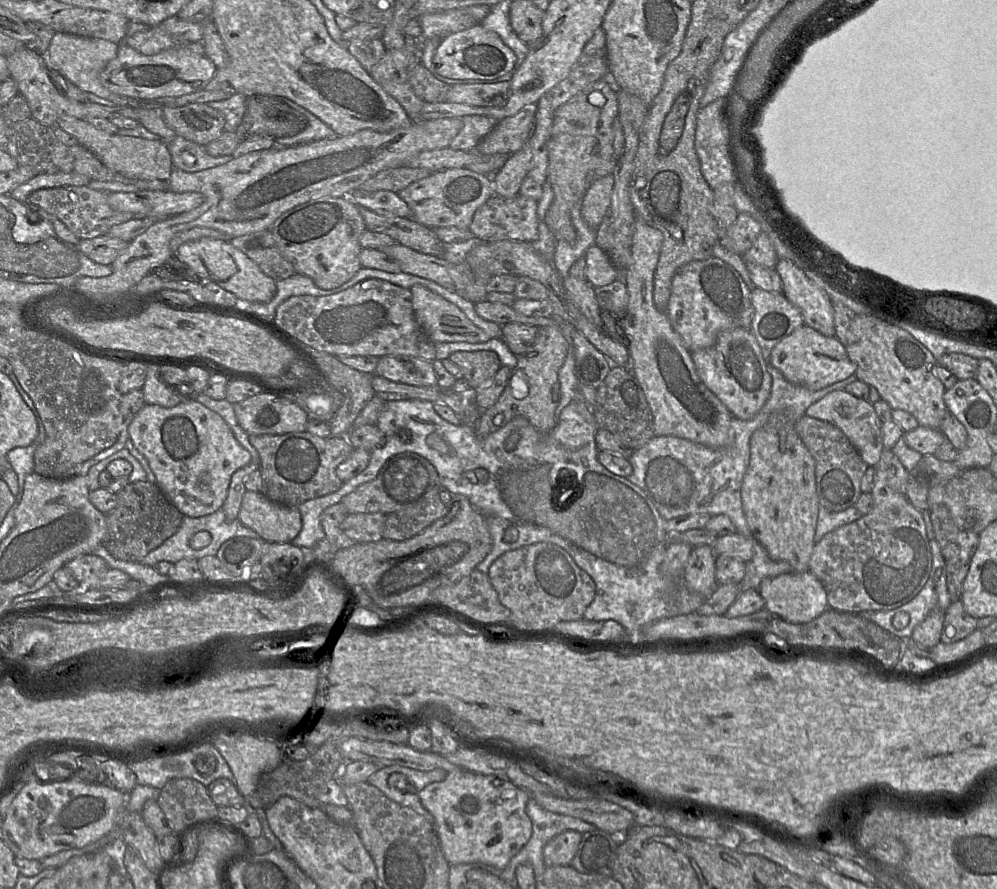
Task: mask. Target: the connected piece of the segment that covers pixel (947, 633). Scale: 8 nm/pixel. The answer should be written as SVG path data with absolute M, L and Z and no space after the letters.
M962 600L952 602L945 612L940 641L953 643L964 639L977 628L978 619L965 611Z

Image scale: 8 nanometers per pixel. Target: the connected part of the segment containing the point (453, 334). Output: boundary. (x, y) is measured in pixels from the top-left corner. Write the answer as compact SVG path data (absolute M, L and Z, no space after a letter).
M419 284L409 290L416 321L433 343L483 343L491 339L459 307L442 296Z

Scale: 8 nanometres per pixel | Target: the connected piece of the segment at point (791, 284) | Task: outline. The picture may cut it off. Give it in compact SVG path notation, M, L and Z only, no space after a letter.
M779 259L774 269L782 281L782 293L800 310L804 324L824 336L835 336L833 303L827 293L810 280L803 270L799 269L790 260Z

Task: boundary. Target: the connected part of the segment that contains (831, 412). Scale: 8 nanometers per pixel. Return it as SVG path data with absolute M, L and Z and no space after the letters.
M835 390L809 406L805 415L829 422L839 428L869 466L875 467L878 465L884 450L883 436L873 404L857 398L846 390Z

